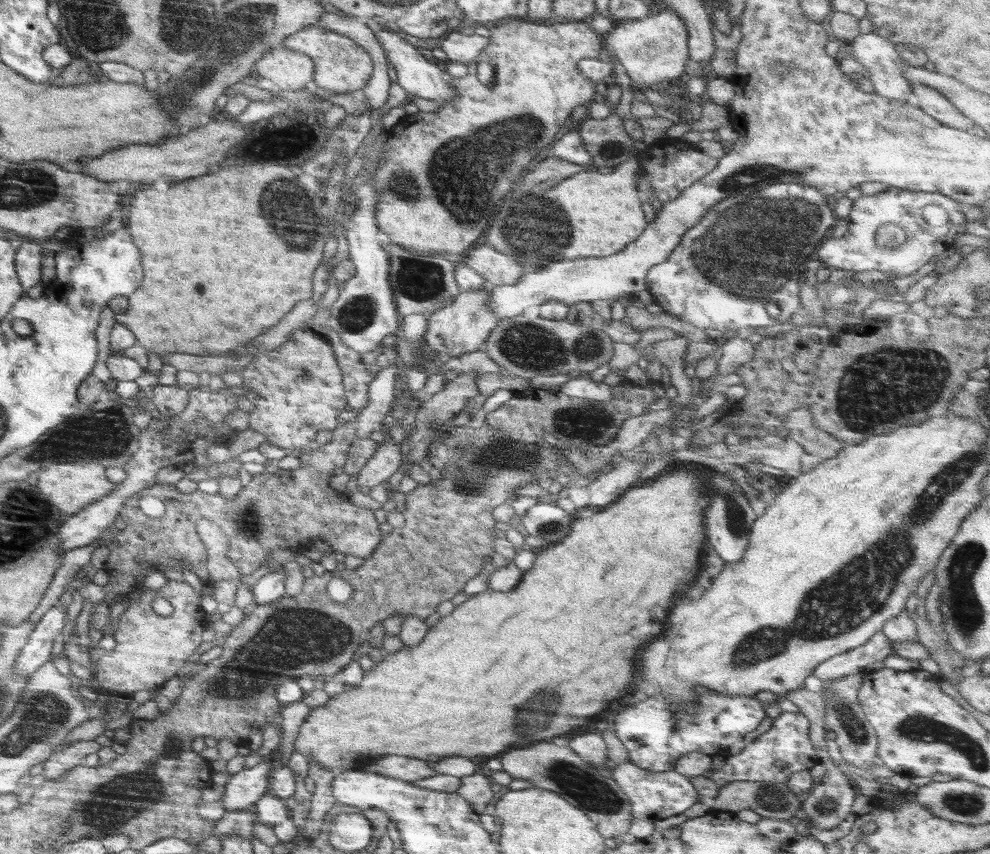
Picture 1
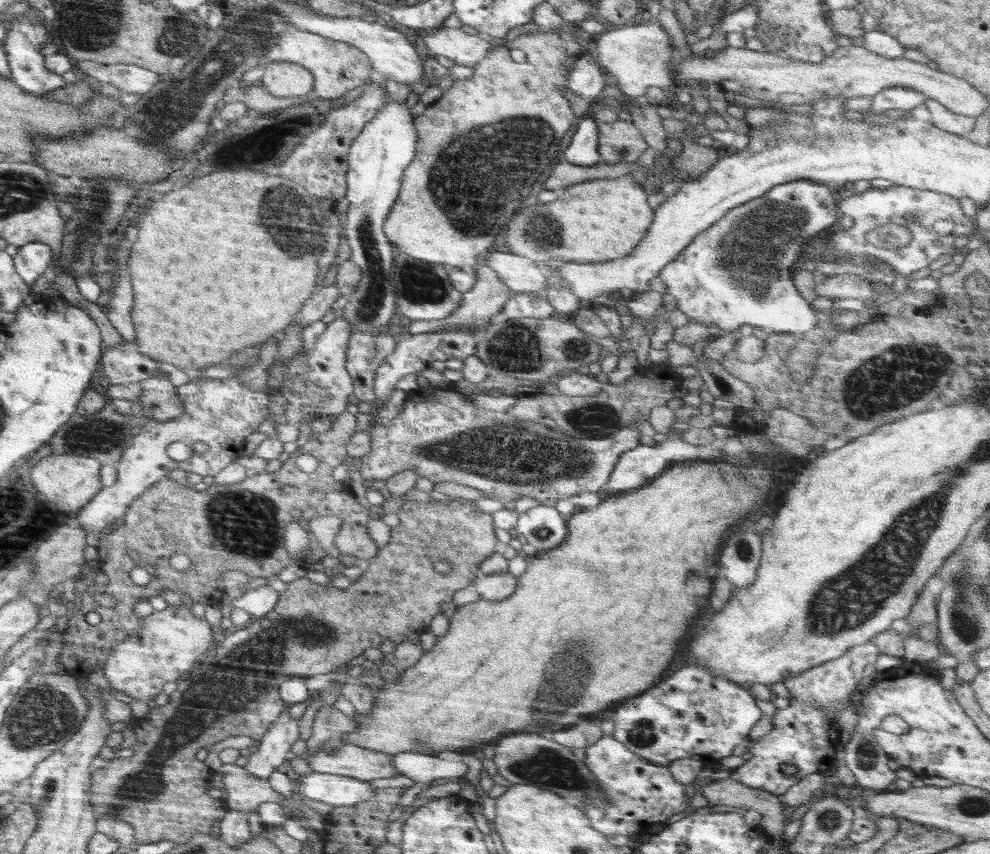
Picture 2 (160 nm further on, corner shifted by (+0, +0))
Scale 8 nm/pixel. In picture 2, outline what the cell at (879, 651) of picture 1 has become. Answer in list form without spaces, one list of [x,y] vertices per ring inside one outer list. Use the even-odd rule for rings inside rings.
[[[870,641],[852,646],[844,654],[823,662],[818,666],[784,680],[783,685],[789,690],[789,706],[776,709],[773,715],[773,728],[769,734],[748,744],[747,750],[752,757],[733,770],[730,778],[744,786],[763,788],[776,796],[784,794],[791,786],[798,784],[801,778],[809,774],[822,773],[834,768],[836,748],[842,745],[838,729],[838,714],[843,711],[843,704],[864,677],[864,667],[876,661],[881,652]],[[819,706],[837,708],[835,713],[821,711]],[[783,762],[792,762],[798,768],[796,775],[786,775],[780,770]]]

